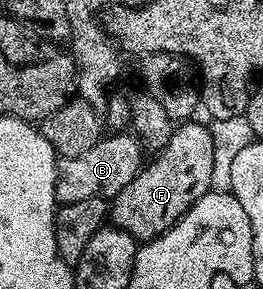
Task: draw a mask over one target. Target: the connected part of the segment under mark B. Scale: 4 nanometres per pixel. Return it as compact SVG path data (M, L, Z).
M114 131L103 136L84 155L64 157L58 161L58 182L56 198L61 204L76 203L76 199L92 199L105 197L112 199L138 174L143 164L144 146L137 136L130 131Z

